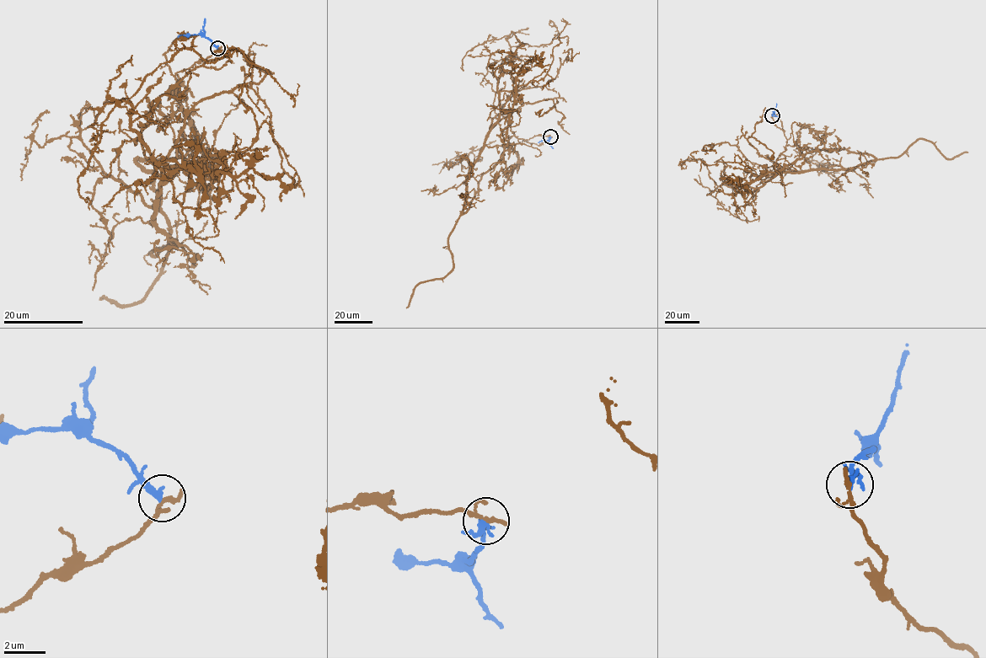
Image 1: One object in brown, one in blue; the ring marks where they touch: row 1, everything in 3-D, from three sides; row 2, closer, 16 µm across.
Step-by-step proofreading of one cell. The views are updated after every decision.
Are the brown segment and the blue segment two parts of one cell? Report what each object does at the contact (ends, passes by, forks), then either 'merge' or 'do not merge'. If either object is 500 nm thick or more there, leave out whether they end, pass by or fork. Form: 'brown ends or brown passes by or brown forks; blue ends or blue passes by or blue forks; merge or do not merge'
brown passes by; blue ends; do not merge

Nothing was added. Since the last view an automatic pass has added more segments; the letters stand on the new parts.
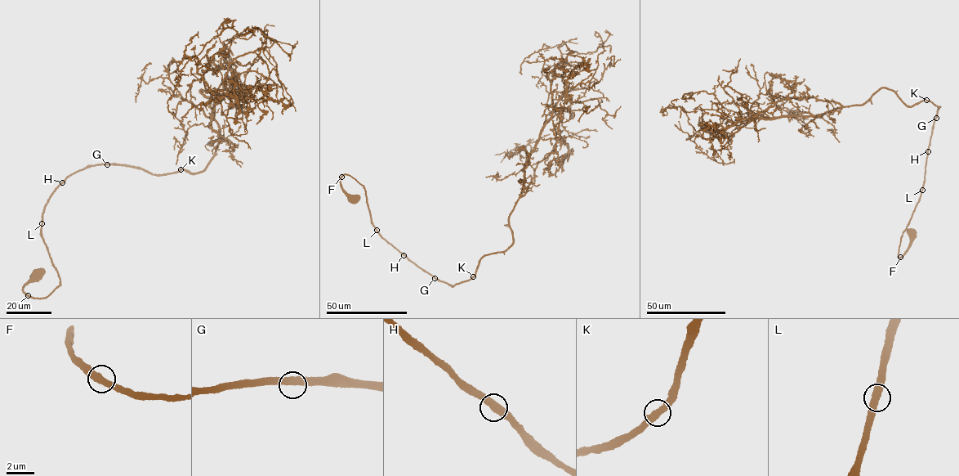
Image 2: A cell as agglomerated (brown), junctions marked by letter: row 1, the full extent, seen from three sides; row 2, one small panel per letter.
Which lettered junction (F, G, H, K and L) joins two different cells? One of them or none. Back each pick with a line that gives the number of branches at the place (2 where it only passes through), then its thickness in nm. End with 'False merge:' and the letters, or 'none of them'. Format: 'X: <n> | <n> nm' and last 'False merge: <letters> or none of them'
False merge: none of them

